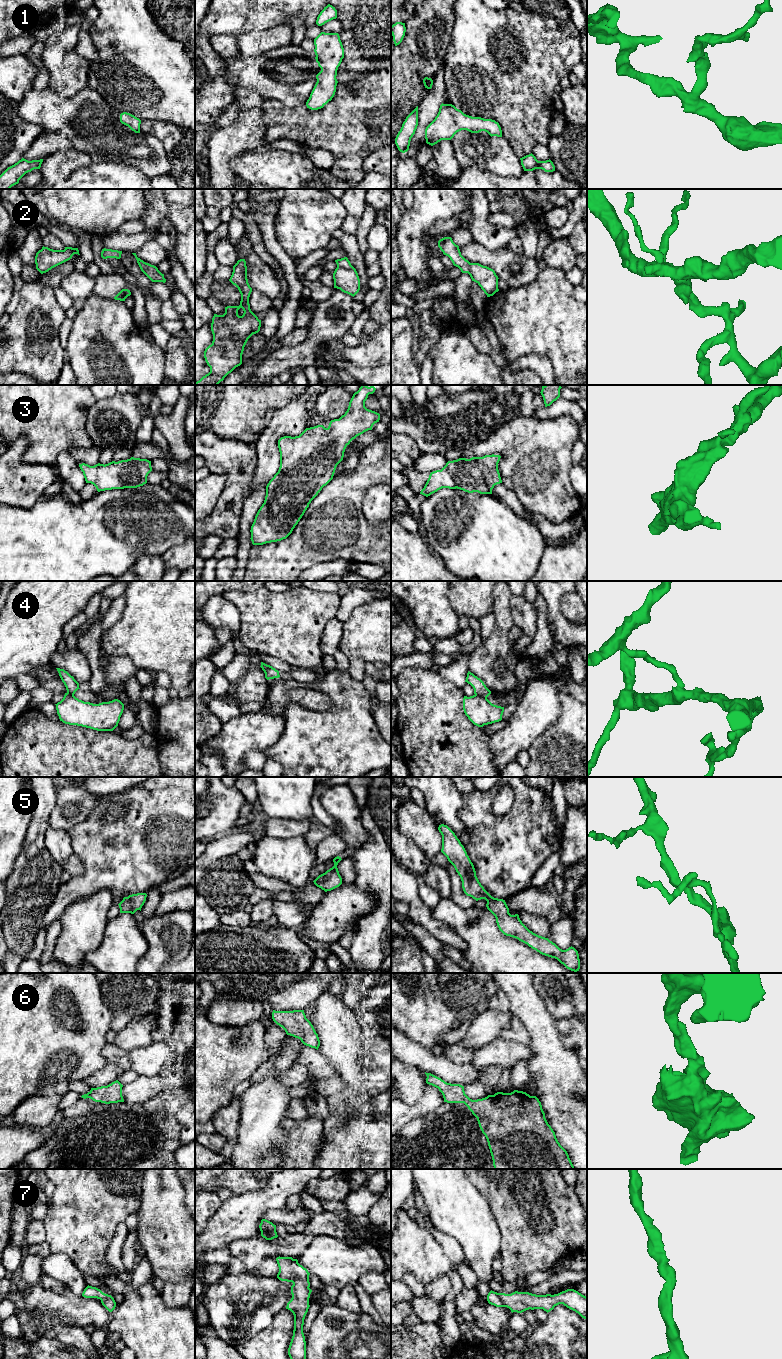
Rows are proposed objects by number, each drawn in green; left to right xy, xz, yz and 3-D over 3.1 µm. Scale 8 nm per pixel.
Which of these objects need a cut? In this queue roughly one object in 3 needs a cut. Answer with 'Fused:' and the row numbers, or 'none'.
Fused: 4

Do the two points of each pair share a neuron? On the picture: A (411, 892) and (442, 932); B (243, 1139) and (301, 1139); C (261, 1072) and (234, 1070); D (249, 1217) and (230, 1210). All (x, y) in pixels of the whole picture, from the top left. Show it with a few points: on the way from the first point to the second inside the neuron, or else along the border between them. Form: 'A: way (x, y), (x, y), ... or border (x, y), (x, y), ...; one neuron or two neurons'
A: way (414, 902), (417, 909), (432, 924); one neuron
B: border (285, 1117), (281, 1127), (286, 1142), (281, 1158); two neurons
C: border (270, 1058), (264, 1061), (248, 1080); two neurons
D: way (244, 1217), (237, 1217), (235, 1215); one neuron

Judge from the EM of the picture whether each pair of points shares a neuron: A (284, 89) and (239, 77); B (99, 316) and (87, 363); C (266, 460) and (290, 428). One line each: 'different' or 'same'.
A: same
B: same
C: same

